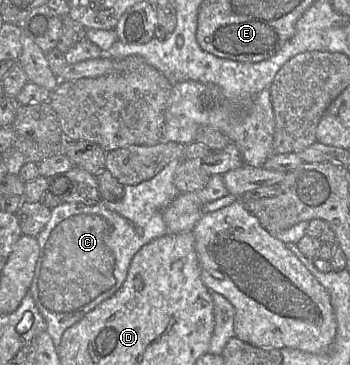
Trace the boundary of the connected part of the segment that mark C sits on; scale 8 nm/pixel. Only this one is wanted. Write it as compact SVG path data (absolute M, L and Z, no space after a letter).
M173 160L153 178L138 185L124 186L123 196L118 201L101 199L93 205L63 203L51 209L50 220L36 236L40 254L29 291L46 321L46 332L57 348L65 330L79 322L87 313L122 287L127 278L130 263L141 247L167 234L162 213L181 194L173 181L181 162L182 160Z

